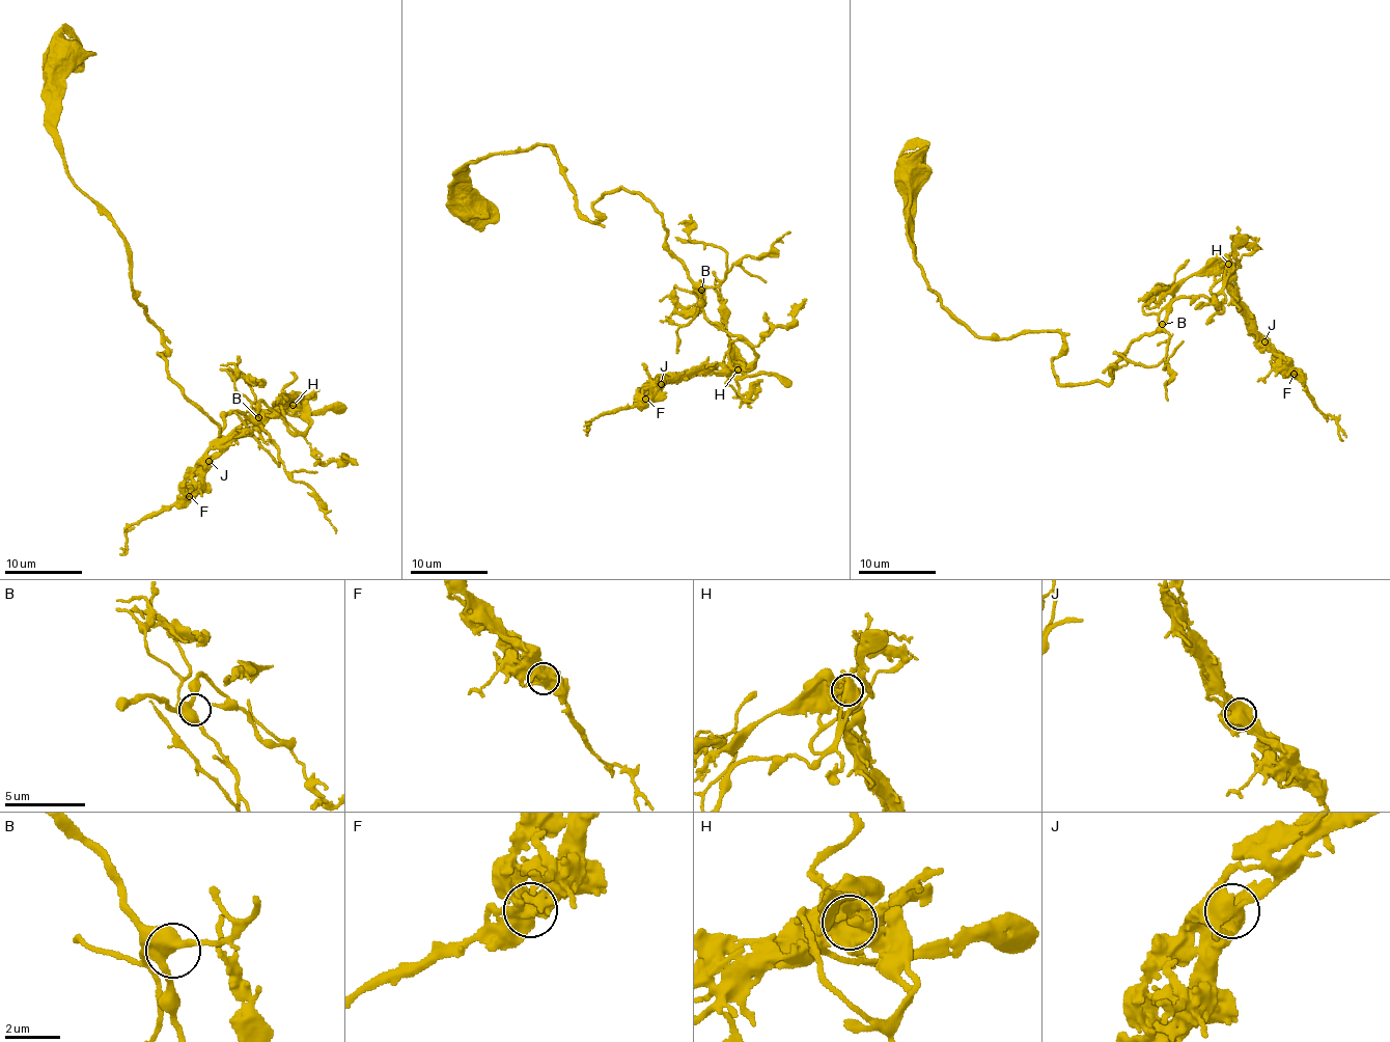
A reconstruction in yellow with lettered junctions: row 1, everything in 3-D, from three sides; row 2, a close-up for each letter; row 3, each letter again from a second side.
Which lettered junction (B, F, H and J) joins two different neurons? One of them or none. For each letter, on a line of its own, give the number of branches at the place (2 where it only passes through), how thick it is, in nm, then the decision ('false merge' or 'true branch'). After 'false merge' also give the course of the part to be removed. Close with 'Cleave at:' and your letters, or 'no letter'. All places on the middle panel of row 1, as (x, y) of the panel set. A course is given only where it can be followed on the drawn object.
B: 4 branches meet; 400 nm thick; true branch
F: 5 branches meet; 550 nm thick; true branch
H: 5 branches meet; 600 nm thick; true branch
J: 4 branches meet; 480 nm thick; true branch
Cleave at: no letter

